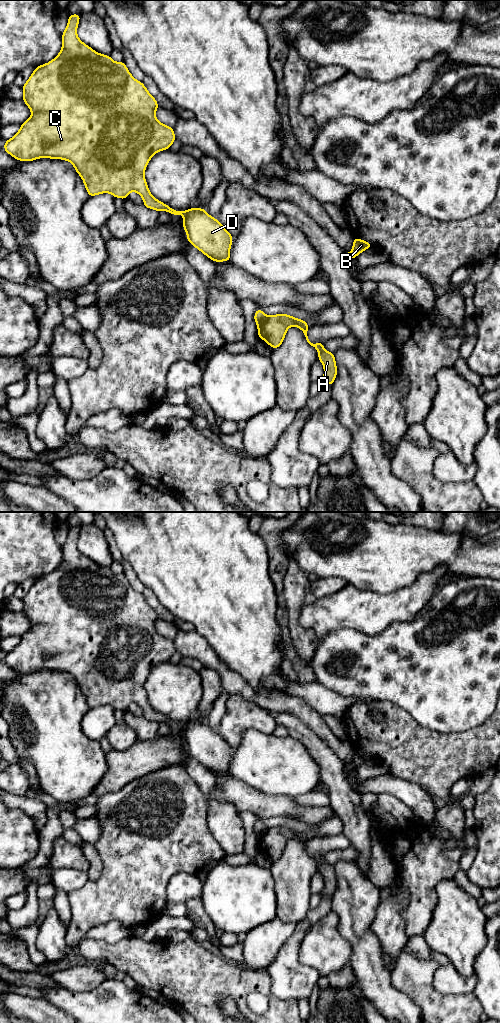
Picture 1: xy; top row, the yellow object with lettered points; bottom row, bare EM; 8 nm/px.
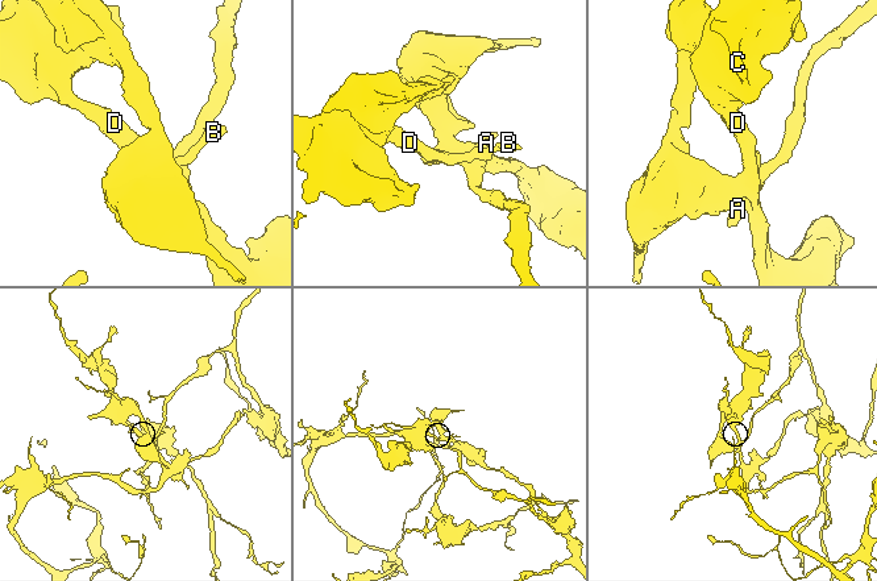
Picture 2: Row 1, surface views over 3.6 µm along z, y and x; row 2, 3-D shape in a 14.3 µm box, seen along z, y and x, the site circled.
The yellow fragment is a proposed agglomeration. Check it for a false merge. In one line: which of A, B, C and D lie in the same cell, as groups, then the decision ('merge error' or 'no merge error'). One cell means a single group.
A / B C D | merge error

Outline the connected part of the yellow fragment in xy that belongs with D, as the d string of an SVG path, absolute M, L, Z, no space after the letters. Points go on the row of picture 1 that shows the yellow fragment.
M69 15L67 27L62 33L62 49L47 64L36 67L22 87L23 101L32 112L30 118L21 124L20 130L5 141L3 149L19 161L34 161L38 158L63 159L74 166L82 178L89 197L110 193L115 198L127 199L131 191L137 192L149 209L167 211L173 216L183 215L183 228L187 241L215 262L231 261L230 248L233 236L205 209L191 208L178 211L153 197L148 189L144 171L154 154L167 150L176 140L172 127L160 123L155 117L159 105L145 85L136 80L125 63L114 62L110 55L102 55L83 43L77 36L81 15Z

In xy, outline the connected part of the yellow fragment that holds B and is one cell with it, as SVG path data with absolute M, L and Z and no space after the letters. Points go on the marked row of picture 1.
M354 237L352 251L344 254L344 259L345 261L348 261L349 259L353 259L357 257L361 252L371 247L373 247L371 243Z

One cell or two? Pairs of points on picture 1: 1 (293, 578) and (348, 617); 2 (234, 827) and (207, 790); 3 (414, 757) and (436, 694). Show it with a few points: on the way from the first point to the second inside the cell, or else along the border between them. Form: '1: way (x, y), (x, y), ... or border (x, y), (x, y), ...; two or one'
1: border (316, 599), (306, 604), (299, 615); two
2: way (225, 818), (217, 810), (211, 799); one
3: border (406, 711), (421, 725), (437, 731), (447, 732); two

